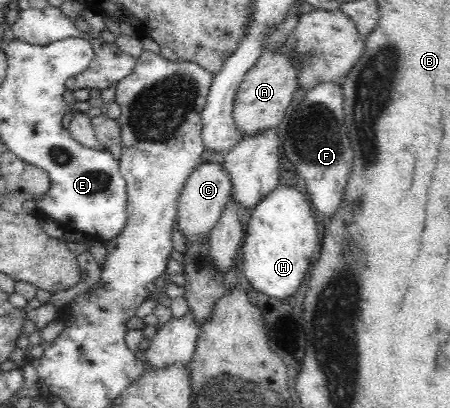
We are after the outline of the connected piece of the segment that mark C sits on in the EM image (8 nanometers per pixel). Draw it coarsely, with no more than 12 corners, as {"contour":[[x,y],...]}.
{"contour":[[216,162],[196,167],[177,201],[183,238],[210,236],[231,180]]}

